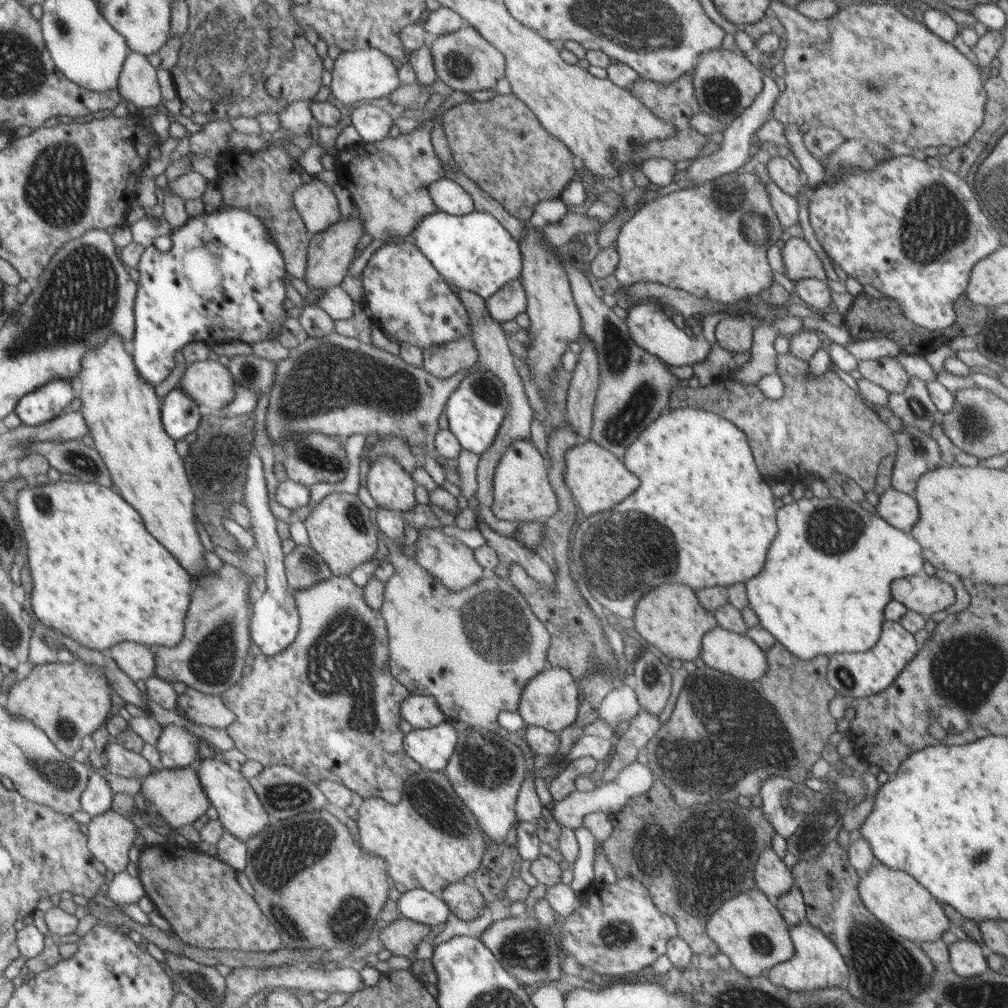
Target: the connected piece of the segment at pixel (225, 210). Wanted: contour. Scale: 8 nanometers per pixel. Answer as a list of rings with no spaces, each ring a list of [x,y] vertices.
[[[222,205],[213,213],[190,216],[186,224],[172,230],[170,239],[172,247],[166,252],[154,245],[145,248],[137,266],[140,298],[136,298],[136,342],[130,342],[130,352],[140,375],[152,386],[168,378],[177,365],[176,352],[188,342],[242,342],[252,346],[264,340],[278,340],[280,328],[295,313],[286,300],[289,277],[282,252],[266,224],[246,207]]]

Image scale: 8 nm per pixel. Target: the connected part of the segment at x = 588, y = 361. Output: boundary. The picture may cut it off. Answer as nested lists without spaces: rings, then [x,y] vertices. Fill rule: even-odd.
[[[582,339],[582,350],[575,361],[567,390],[567,422],[583,441],[590,439],[595,394],[600,386],[598,354],[592,340]]]

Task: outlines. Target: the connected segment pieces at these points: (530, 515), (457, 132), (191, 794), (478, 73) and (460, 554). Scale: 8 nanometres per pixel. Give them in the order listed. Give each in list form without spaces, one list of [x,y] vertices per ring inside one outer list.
[[[530,439],[516,440],[504,452],[493,476],[492,512],[496,518],[508,522],[541,522],[558,510],[555,490],[548,482],[544,456]]]
[[[512,93],[492,100],[458,104],[443,114],[443,129],[455,163],[480,190],[497,200],[514,218],[527,222],[534,206],[542,200],[560,199],[563,190],[576,178],[578,161],[560,140],[552,138],[530,112],[528,106]]]
[[[196,765],[179,769],[154,770],[152,775],[145,776],[141,786],[142,794],[151,806],[152,813],[155,814],[161,823],[160,829],[165,826],[171,828],[184,828],[196,822],[200,816],[206,814],[206,810],[211,805],[211,800],[204,791],[203,784],[199,778]]]
[[[464,24],[452,34],[433,38],[429,45],[437,78],[452,91],[470,93],[495,89],[497,82],[505,78],[506,58],[470,24]]]
[[[426,528],[420,532],[417,541],[418,550],[416,550],[415,561],[428,572],[432,578],[444,584],[446,590],[460,592],[473,584],[476,584],[483,576],[487,575],[482,566],[478,564],[473,550],[464,545],[460,540],[454,537],[446,536],[441,529]]]

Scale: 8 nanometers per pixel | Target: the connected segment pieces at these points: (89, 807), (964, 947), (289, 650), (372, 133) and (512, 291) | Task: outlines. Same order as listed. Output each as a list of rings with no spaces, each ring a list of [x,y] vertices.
[[[91,769],[86,790],[80,795],[80,809],[91,817],[104,814],[112,808],[114,793],[100,769]]]
[[[970,939],[958,940],[948,946],[948,966],[962,978],[980,976],[989,969],[984,945]]]
[[[333,576],[328,580],[320,581],[314,584],[314,586],[310,586],[310,588],[294,590],[293,595],[300,617],[300,628],[294,638],[294,642],[291,642],[280,654],[266,656],[261,653],[252,656],[249,660],[252,666],[250,674],[244,674],[240,682],[236,682],[230,690],[227,690],[226,693],[221,695],[223,702],[236,713],[236,722],[233,722],[226,728],[230,738],[234,741],[235,748],[240,749],[240,752],[242,752],[247,759],[260,762],[264,768],[282,764],[282,766],[290,766],[290,768],[293,768],[296,772],[300,772],[300,774],[304,774],[304,776],[310,776],[310,778],[316,776],[316,778],[320,778],[320,780],[329,780],[338,782],[338,784],[342,783],[344,786],[348,787],[348,790],[354,792],[358,801],[376,797],[392,804],[400,802],[404,784],[406,784],[408,778],[413,774],[418,774],[422,768],[415,760],[407,756],[403,747],[403,738],[405,735],[400,729],[401,705],[403,700],[408,698],[409,692],[407,688],[404,688],[404,686],[392,676],[391,670],[388,670],[388,666],[390,666],[390,664],[388,664],[388,660],[390,660],[389,632],[387,631],[382,614],[366,604],[363,587],[356,586],[349,576]]]
[[[359,104],[351,115],[351,124],[358,130],[363,143],[375,143],[388,137],[394,119],[395,115],[379,106]]]
[[[521,279],[508,282],[496,294],[485,299],[485,303],[488,314],[498,324],[515,320],[518,314],[526,312],[527,309],[526,293],[522,288]]]

